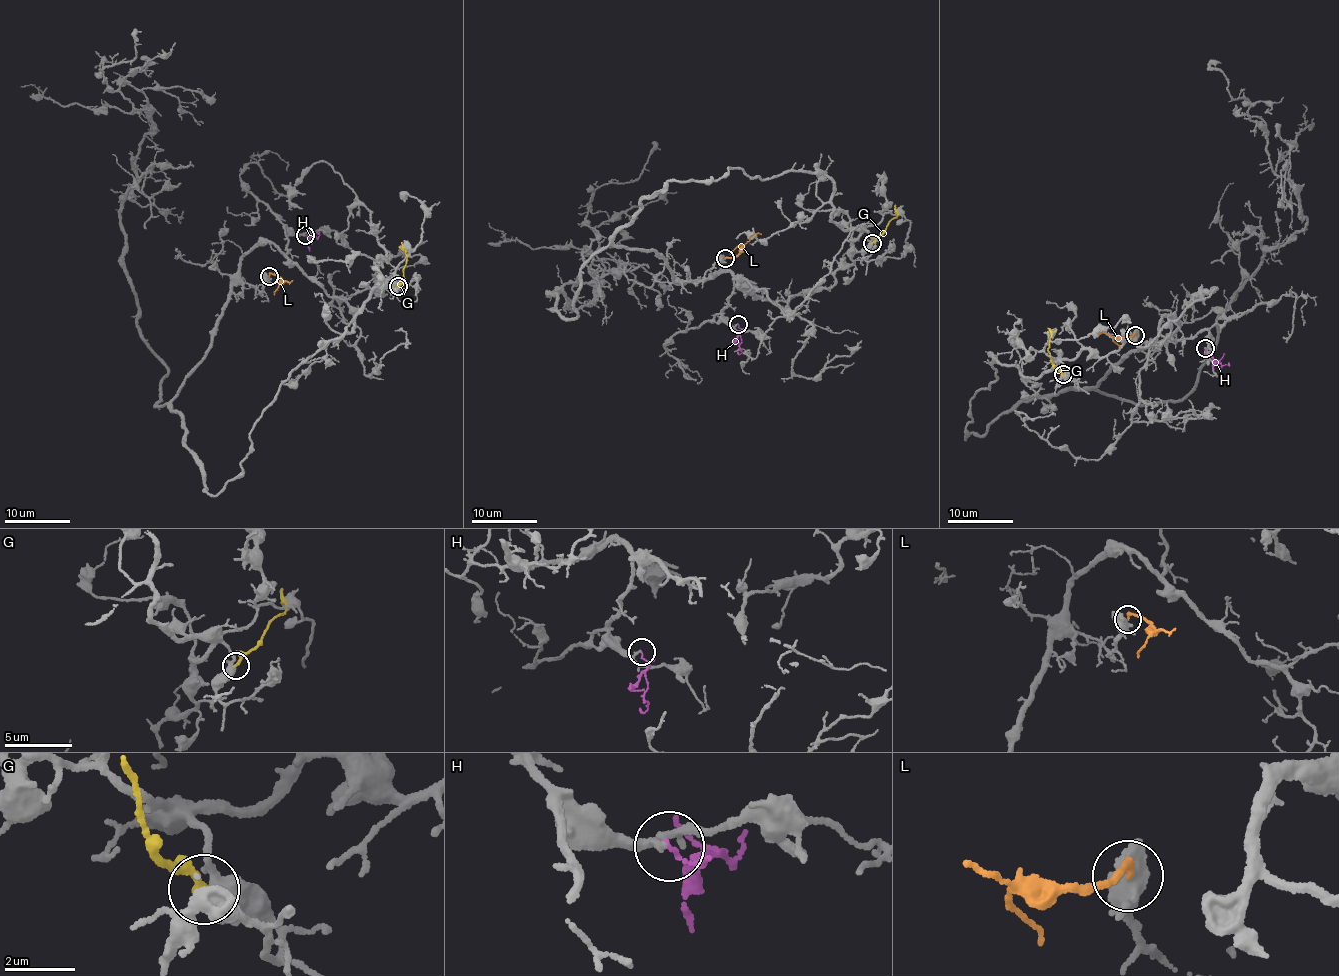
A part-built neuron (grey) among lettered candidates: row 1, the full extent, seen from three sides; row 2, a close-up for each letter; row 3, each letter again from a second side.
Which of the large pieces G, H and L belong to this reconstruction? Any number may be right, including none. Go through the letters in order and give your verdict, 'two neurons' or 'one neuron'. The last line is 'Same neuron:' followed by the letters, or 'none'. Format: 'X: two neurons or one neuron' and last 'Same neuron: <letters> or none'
G: two neurons
H: two neurons
L: one neuron
Same neuron: L

